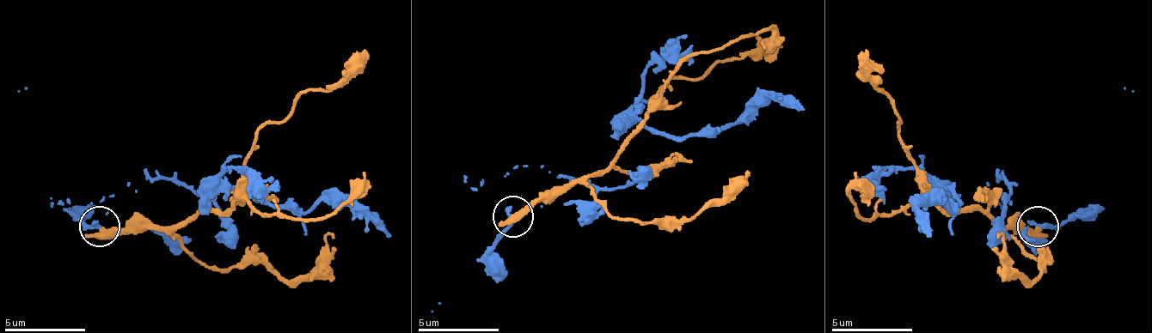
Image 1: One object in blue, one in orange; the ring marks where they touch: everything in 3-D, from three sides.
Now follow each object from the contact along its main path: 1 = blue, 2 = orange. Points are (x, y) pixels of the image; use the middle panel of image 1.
1: (511, 215), (520, 199), (508, 171), (540, 166), (629, 187), (665, 138), (722, 130), (791, 98), (803, 110)
2: (516, 215), (585, 183), (617, 154), (670, 78), (702, 78), (718, 62), (743, 57), (759, 45), (779, 45)

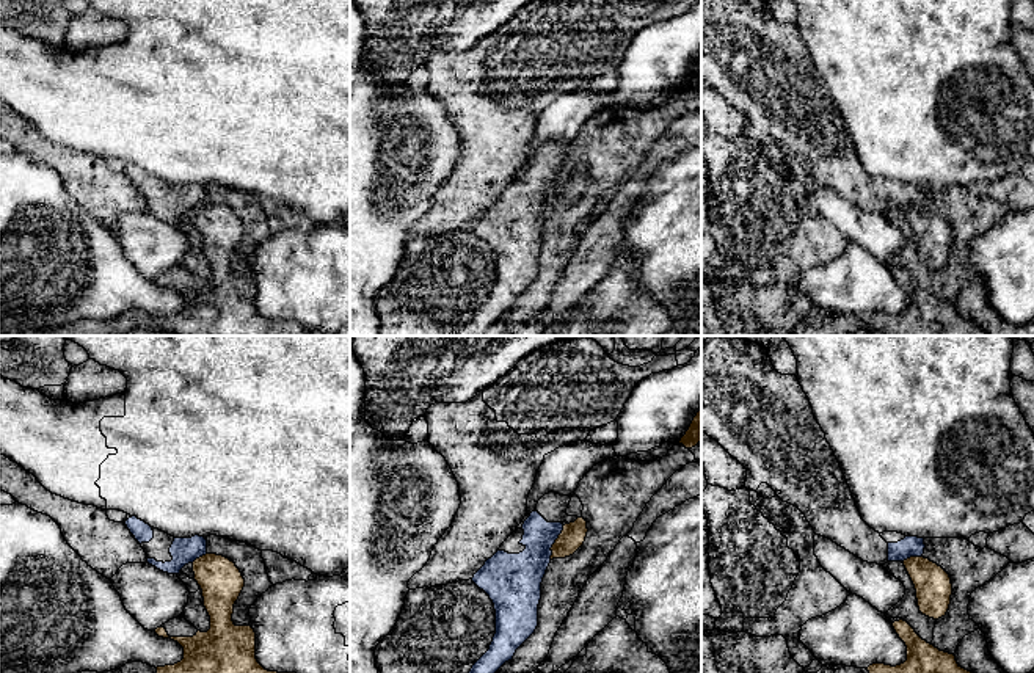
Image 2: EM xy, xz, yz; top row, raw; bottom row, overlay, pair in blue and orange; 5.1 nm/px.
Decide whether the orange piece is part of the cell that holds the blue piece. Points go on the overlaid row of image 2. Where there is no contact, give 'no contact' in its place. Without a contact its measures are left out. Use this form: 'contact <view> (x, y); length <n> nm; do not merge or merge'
contact xz (554, 542); length 190 nm; do not merge

